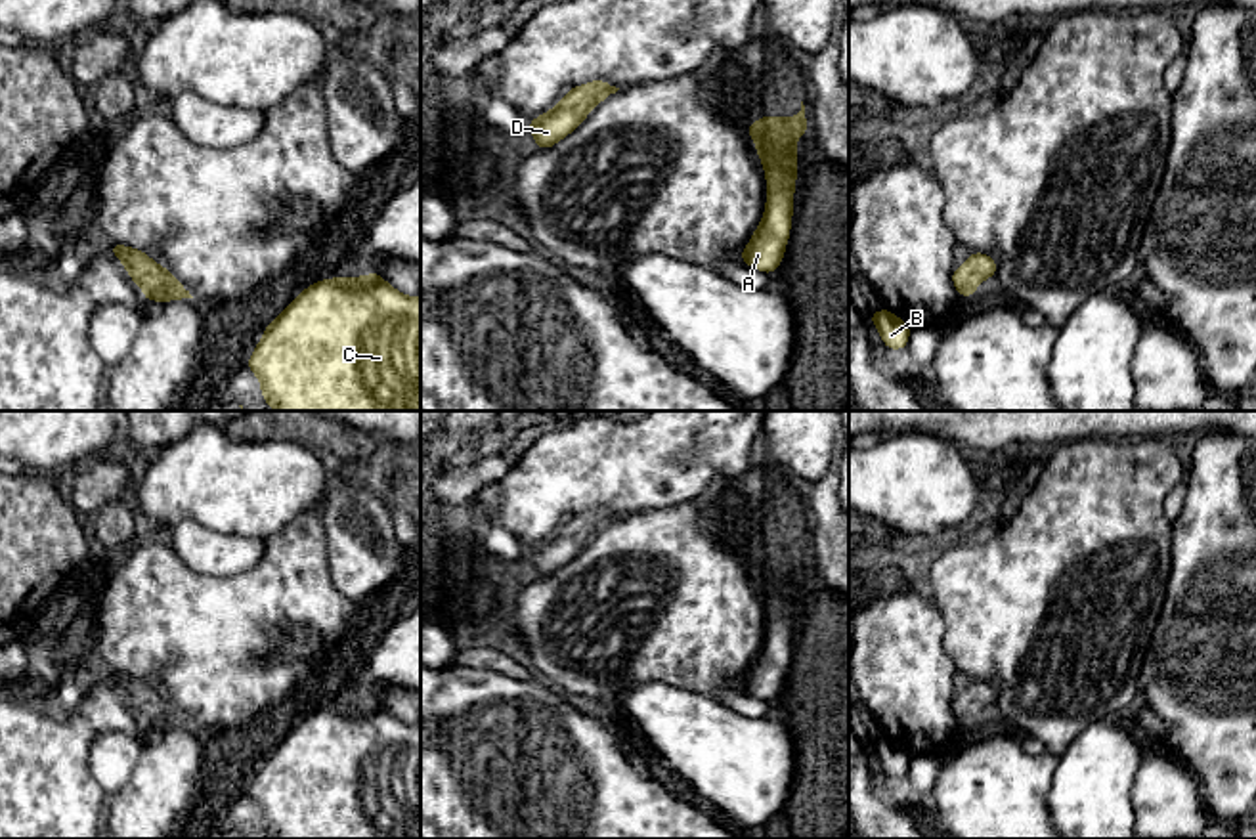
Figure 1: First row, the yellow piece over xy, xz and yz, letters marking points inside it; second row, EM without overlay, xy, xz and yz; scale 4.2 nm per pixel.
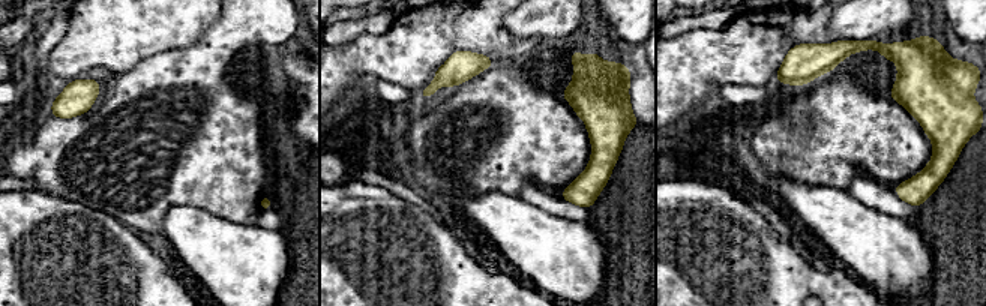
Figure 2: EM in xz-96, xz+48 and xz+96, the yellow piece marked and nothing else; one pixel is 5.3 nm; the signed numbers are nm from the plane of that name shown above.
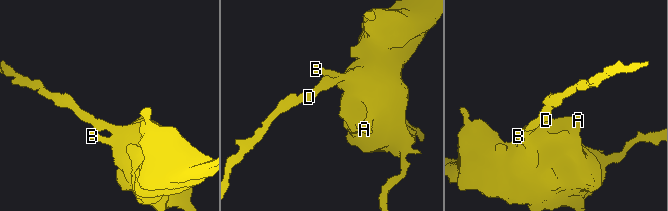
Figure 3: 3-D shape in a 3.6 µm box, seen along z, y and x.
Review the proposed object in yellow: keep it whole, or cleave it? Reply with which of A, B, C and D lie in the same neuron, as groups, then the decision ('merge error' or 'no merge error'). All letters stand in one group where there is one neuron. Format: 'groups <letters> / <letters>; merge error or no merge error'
groups A B C D; no merge error

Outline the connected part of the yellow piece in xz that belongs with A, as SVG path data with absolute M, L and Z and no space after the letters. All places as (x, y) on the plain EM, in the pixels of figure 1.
M805 533L793 547L769 543L747 552L767 604L767 635L751 669L742 678L742 690L774 701L790 667L793 617L797 606L795 570L809 560Z

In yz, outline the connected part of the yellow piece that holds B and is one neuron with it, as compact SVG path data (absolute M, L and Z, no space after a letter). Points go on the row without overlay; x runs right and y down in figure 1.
M885 736L870 742L870 749L877 755L881 768L887 776L908 776L908 763L912 755L906 749L899 747Z

